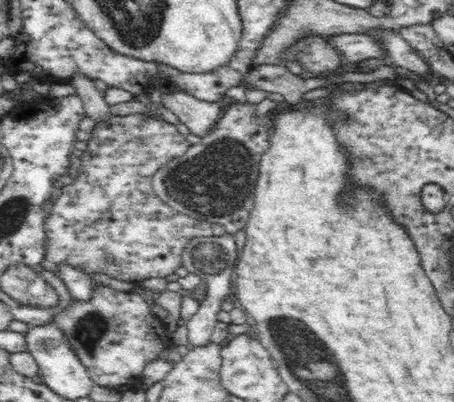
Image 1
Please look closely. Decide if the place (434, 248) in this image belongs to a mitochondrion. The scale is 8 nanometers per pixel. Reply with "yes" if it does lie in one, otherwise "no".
yes

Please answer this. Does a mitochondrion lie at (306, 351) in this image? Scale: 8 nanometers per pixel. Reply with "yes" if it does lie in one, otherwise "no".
yes

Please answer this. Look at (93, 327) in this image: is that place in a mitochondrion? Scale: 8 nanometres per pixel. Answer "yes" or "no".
yes

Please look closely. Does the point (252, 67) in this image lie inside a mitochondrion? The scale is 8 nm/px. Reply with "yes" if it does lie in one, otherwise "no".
no

